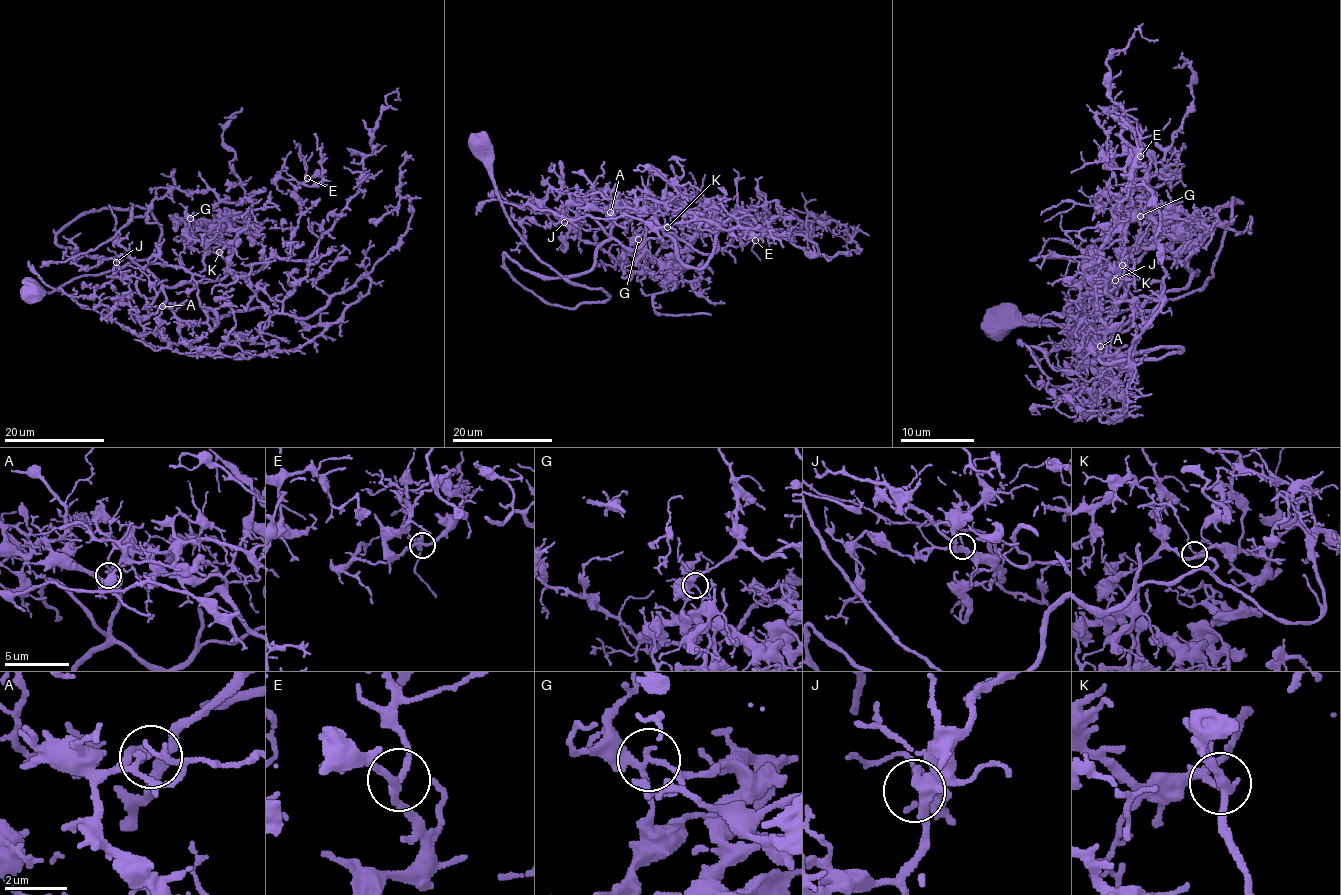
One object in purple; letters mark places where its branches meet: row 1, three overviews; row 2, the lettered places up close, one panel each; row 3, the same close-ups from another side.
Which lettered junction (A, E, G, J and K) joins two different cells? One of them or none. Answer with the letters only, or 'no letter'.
G

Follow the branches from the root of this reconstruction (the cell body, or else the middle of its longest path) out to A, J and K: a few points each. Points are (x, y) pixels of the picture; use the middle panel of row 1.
A: (481, 149), (526, 246), (609, 296), (546, 303), (504, 253), (549, 277), (585, 273), (610, 212)
J: (481, 149), (520, 238), (605, 301), (546, 303), (505, 266), (585, 273), (609, 236), (564, 222)
K: (481, 149), (526, 246), (609, 296), (546, 303), (504, 253), (577, 276), (605, 242), (639, 248), (667, 227)

